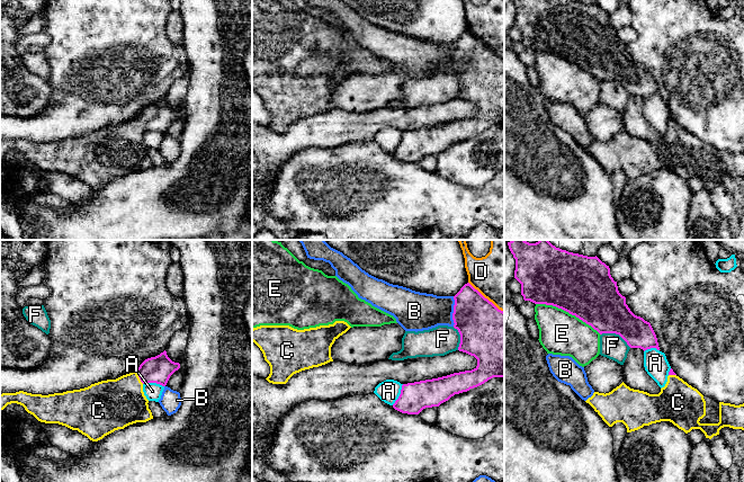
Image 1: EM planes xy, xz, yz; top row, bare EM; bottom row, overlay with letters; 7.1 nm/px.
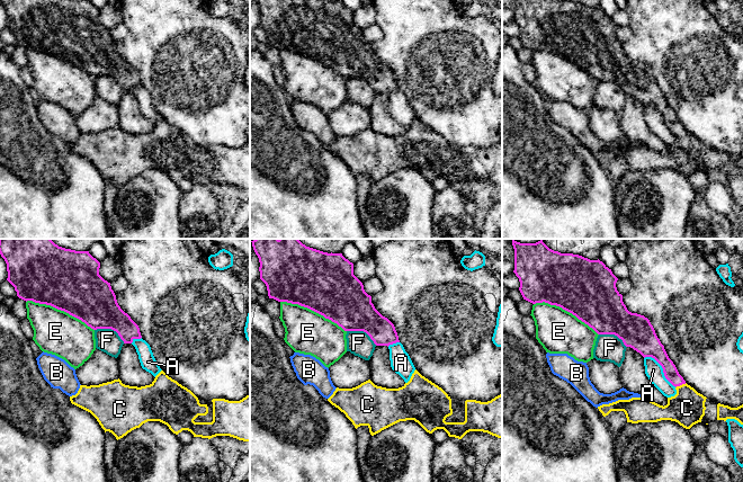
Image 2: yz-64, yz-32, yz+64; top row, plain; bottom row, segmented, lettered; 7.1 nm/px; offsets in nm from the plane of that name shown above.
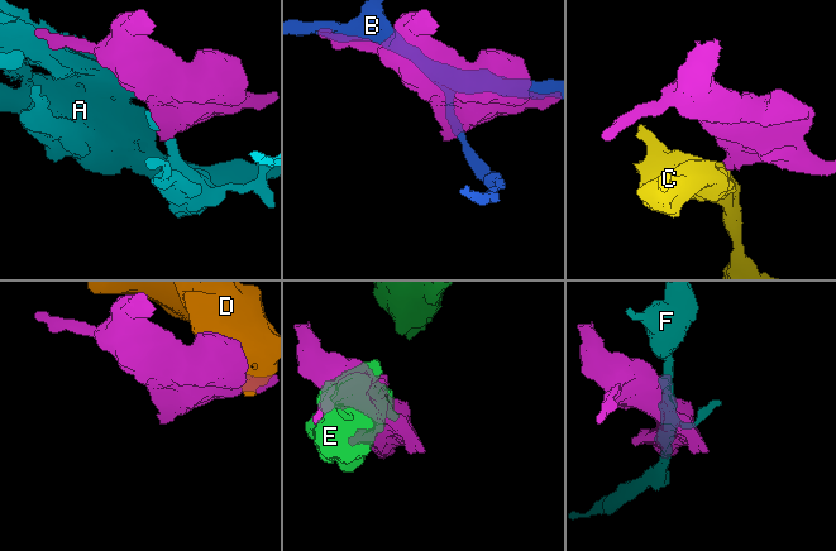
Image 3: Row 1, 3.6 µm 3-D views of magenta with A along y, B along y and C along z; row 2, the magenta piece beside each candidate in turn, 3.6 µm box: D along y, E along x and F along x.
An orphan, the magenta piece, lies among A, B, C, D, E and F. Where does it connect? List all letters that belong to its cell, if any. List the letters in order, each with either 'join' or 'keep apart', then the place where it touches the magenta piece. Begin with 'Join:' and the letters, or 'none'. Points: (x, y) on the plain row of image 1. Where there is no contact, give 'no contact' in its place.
Join: C
A: keep apart; contact xy (153, 130)
B: keep apart; contact xz (454, 59)
C: join; contact xy (139, 124)
D: keep apart; contact xz (486, 46)
E: keep apart; contact yz (568, 60)
F: keep apart; contact yz (616, 81)

